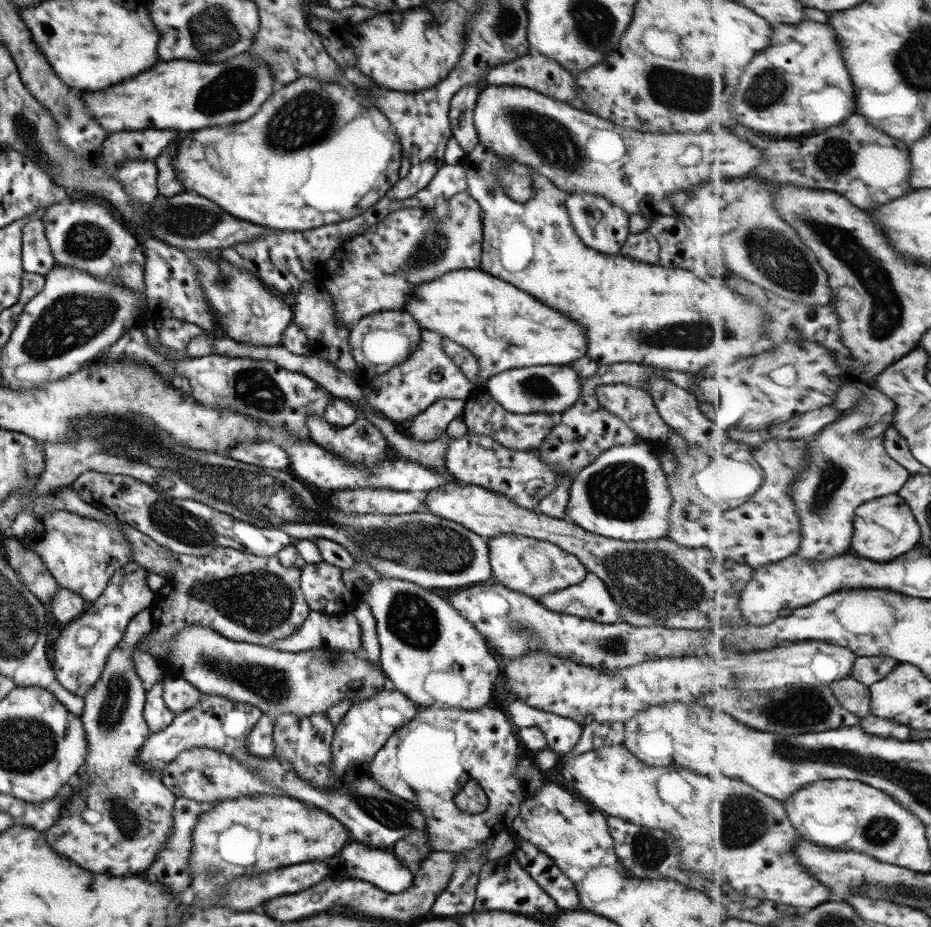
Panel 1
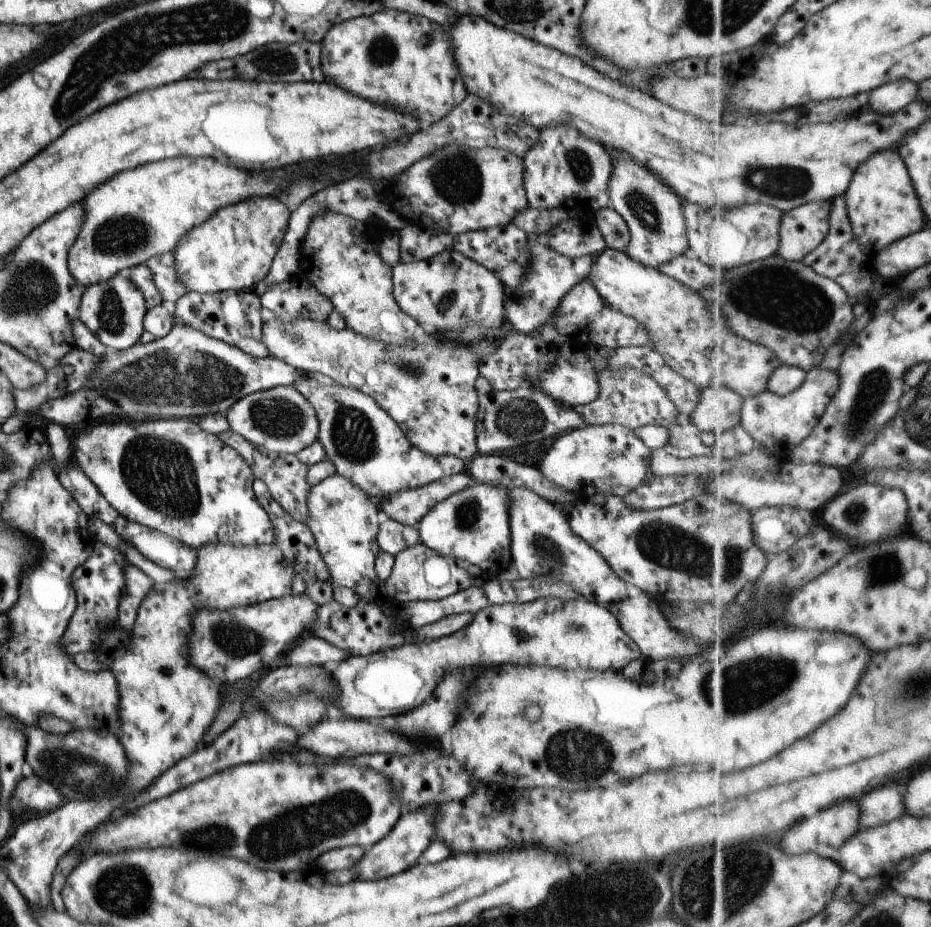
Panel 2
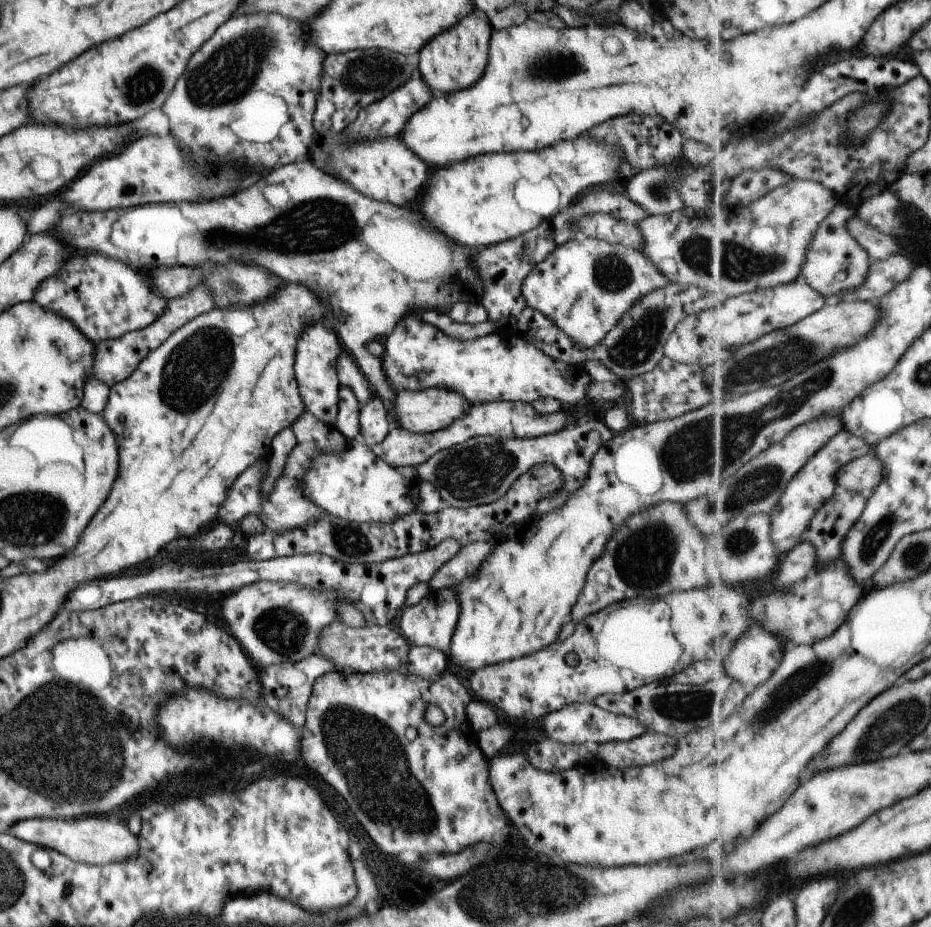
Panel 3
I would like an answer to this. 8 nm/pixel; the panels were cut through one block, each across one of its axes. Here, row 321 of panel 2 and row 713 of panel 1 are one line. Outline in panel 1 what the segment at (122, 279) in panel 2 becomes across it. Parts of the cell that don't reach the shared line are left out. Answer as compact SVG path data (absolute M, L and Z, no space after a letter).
M147 608L131 618L123 638L109 652L97 682L82 696L83 709L78 717L87 740L87 755L77 769L76 776L85 784L78 792L68 796L69 801L58 813L59 819L44 830L45 842L52 852L95 874L123 877L143 872L151 866L155 855L165 847L169 830L173 826L175 796L161 783L161 773L157 769L147 769L141 765L141 761L137 761L137 752L149 736L150 730L142 715L145 690L141 678L135 674L135 668L131 664L131 651L142 647L145 635L149 632L152 632L152 618Z

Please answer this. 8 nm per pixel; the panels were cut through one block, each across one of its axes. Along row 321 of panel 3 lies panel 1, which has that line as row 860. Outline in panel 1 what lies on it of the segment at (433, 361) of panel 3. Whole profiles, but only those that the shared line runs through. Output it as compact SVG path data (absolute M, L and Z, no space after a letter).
M411 830L404 835L404 838L397 840L390 850L392 854L405 865L405 868L414 874L417 873L419 863L431 853L431 849L426 842L427 830Z

